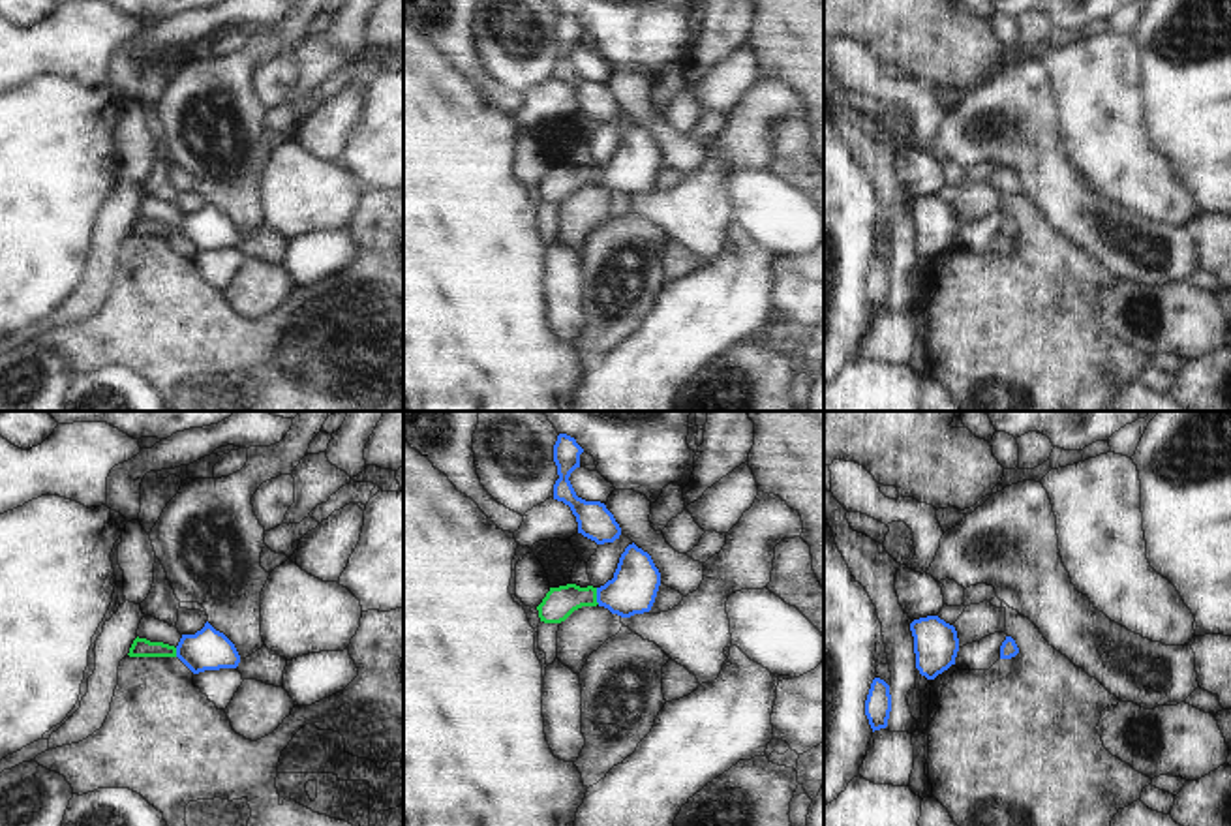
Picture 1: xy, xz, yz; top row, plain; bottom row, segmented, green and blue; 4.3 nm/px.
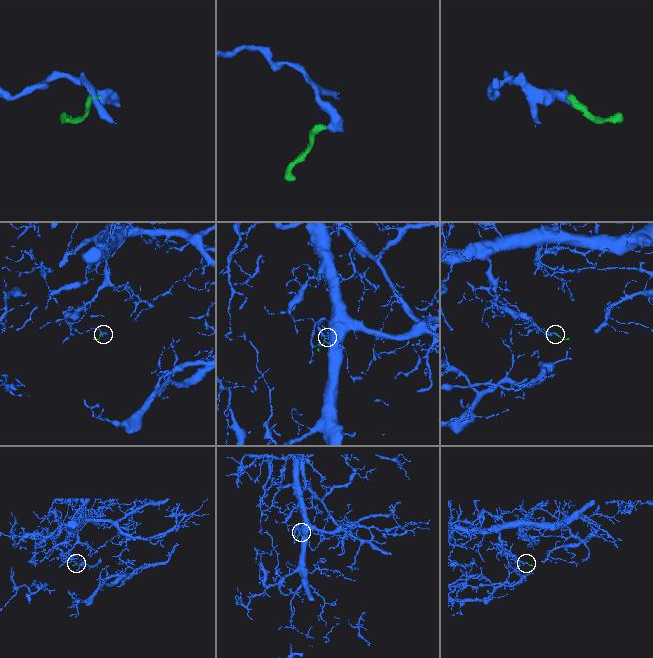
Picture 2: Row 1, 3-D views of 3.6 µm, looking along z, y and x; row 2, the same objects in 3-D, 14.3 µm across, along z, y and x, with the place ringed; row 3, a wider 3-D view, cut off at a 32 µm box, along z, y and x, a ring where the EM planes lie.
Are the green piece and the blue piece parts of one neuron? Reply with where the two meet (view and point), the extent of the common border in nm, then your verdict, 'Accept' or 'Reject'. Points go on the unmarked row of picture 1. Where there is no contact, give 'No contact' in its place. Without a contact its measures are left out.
Touches green at xz (595, 175). Shared border 70 nm. Accept.

